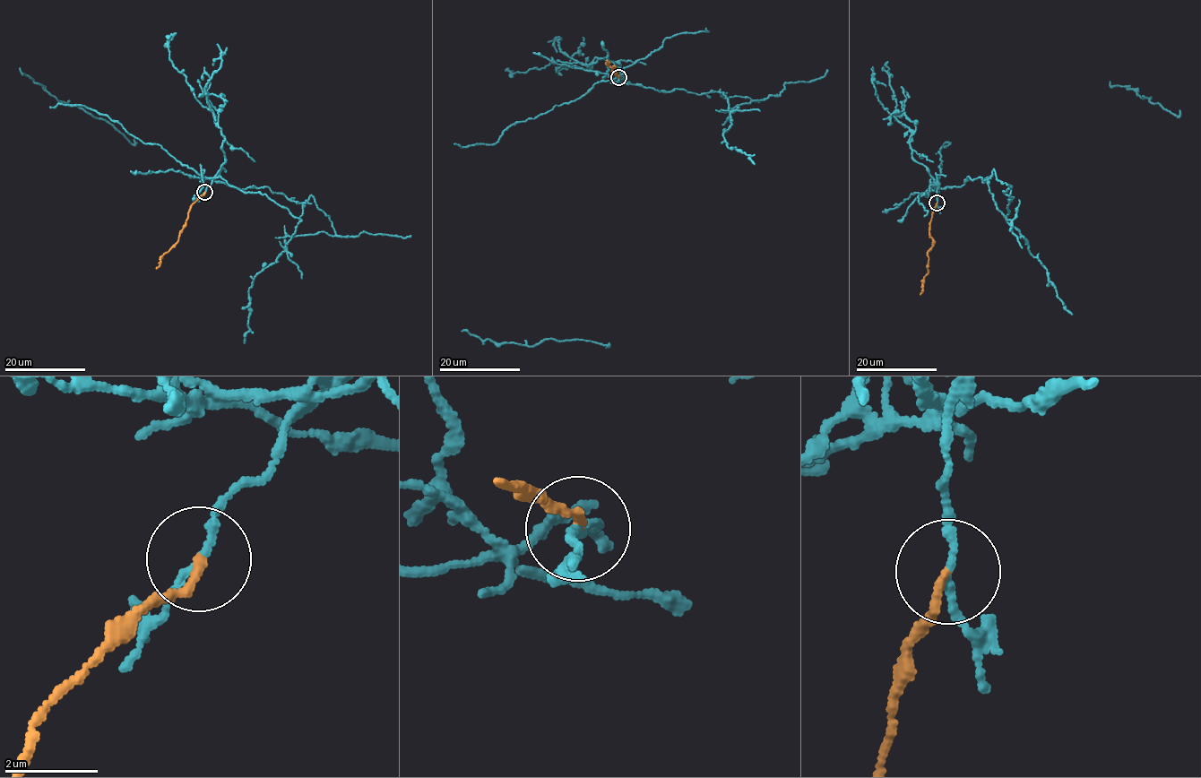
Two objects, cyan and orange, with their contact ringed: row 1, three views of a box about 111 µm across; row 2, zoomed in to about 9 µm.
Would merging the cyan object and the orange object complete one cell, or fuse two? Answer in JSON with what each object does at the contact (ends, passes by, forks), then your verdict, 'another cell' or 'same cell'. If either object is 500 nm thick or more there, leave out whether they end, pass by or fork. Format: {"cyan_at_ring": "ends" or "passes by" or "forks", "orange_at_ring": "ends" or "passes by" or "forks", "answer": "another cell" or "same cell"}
{"cyan_at_ring": "passes by", "orange_at_ring": "ends", "answer": "another cell"}

